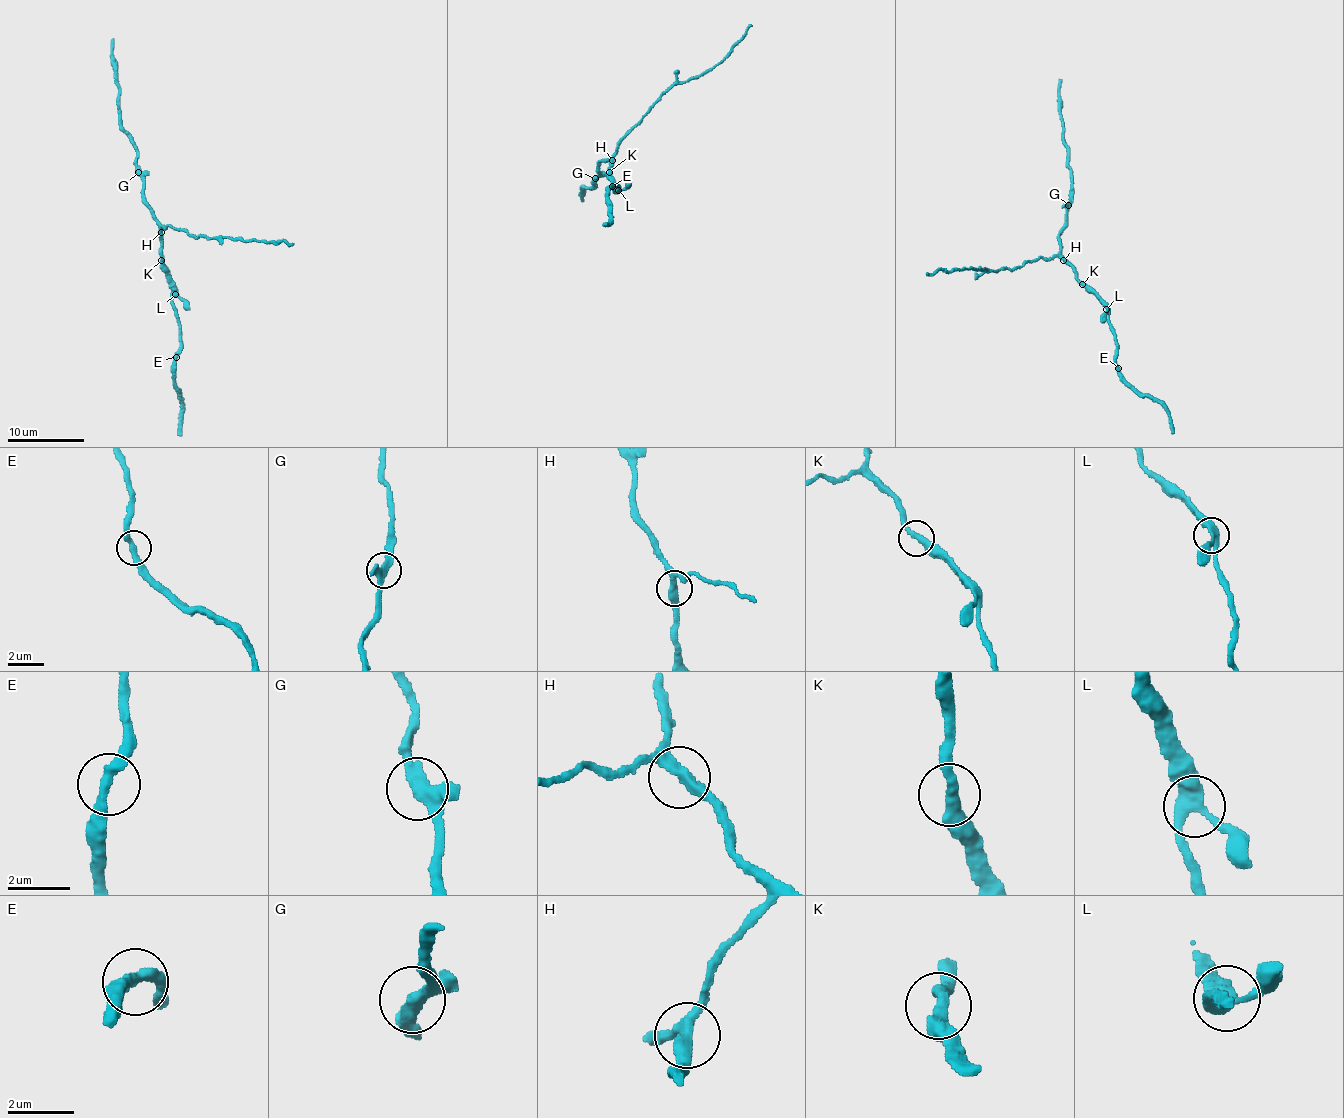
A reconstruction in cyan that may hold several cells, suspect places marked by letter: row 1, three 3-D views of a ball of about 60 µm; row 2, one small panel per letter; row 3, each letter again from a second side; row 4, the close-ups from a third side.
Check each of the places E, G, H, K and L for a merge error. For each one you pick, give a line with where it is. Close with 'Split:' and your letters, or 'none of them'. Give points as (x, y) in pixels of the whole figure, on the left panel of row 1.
Split: none of them

